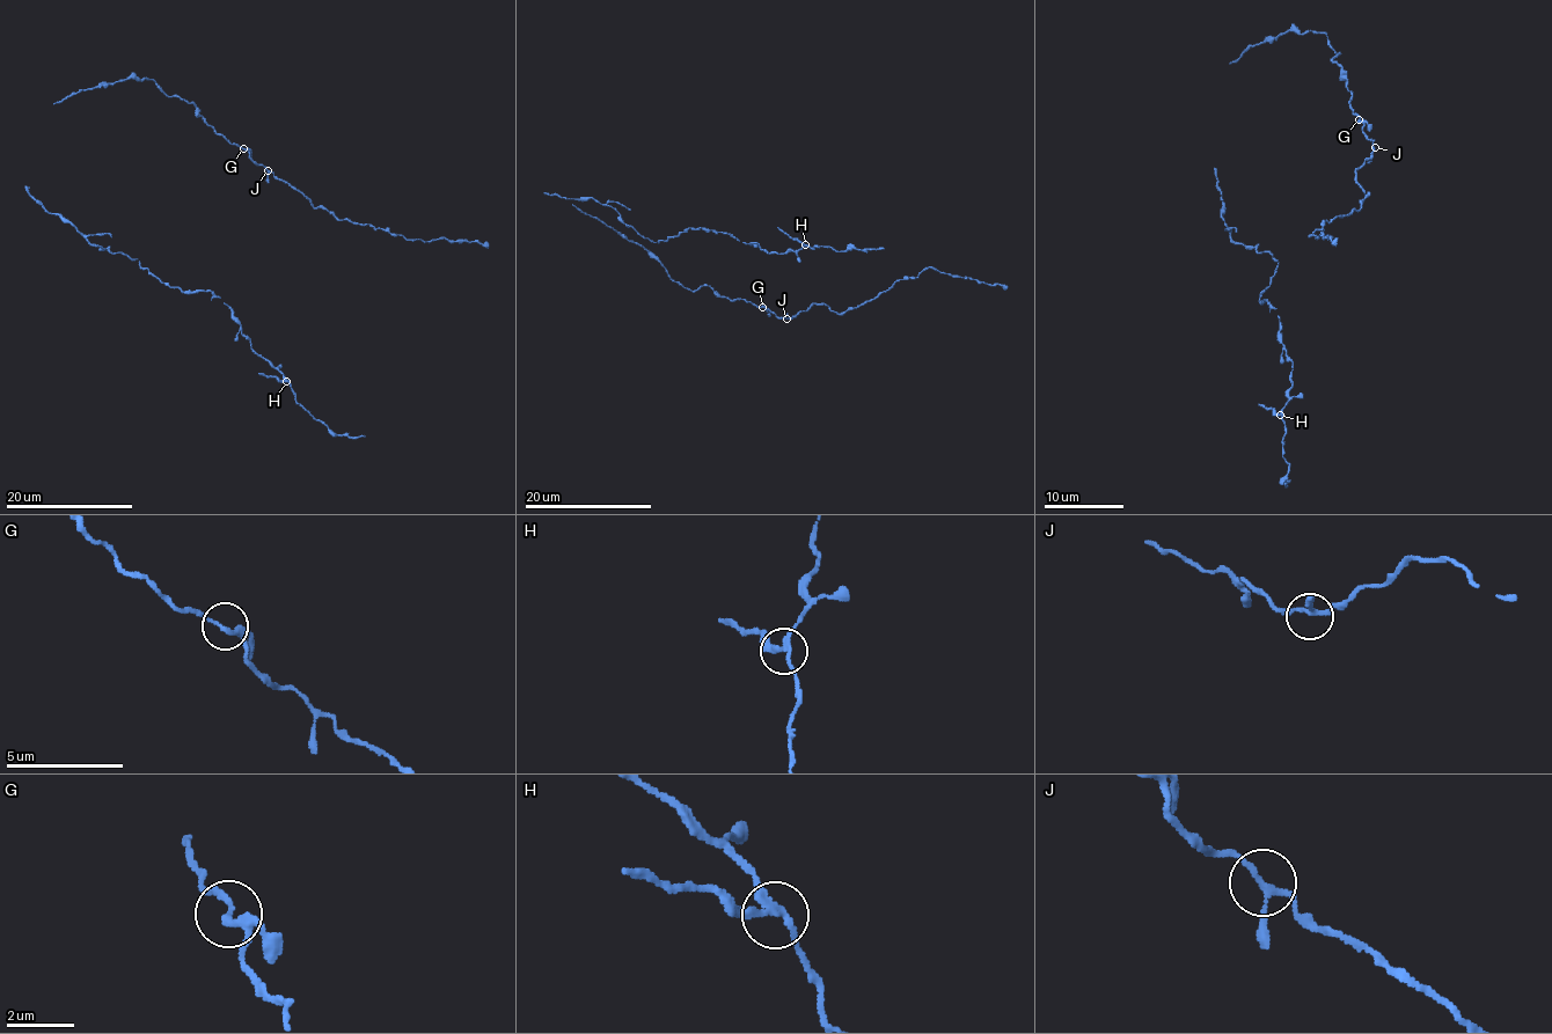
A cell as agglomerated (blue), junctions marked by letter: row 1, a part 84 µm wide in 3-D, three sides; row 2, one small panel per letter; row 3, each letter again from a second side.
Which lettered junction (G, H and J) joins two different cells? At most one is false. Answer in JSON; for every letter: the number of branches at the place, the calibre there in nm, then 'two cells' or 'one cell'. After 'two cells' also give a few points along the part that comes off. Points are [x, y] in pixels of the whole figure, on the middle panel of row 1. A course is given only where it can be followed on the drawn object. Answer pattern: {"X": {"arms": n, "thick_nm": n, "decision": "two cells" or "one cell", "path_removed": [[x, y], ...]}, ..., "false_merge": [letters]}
{"G": {"arms": 3, "thick_nm": 180, "decision": "one cell"}, "H": {"arms": 3, "thick_nm": 180, "decision": "two cells", "path_removed": [[805, 244], [777, 227]]}, "J": {"arms": 3, "thick_nm": 170, "decision": "one cell"}, "false_merge": ["H"]}

